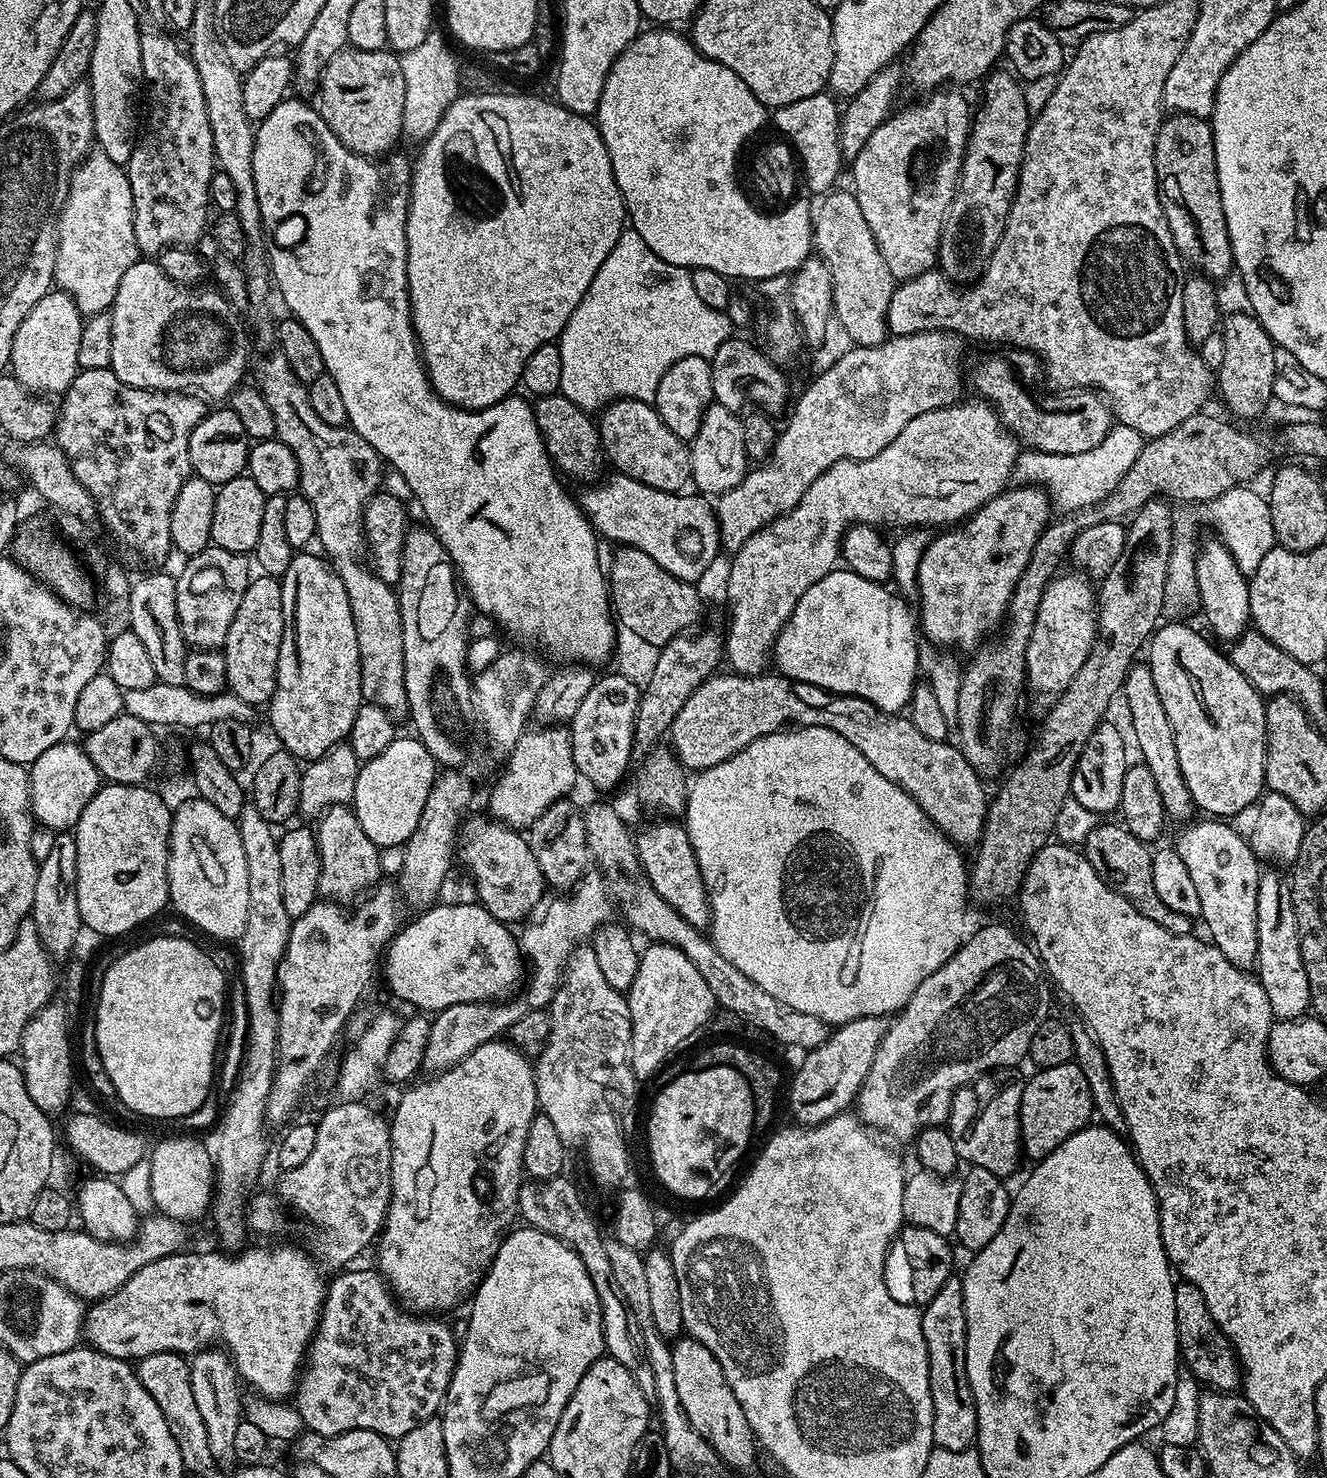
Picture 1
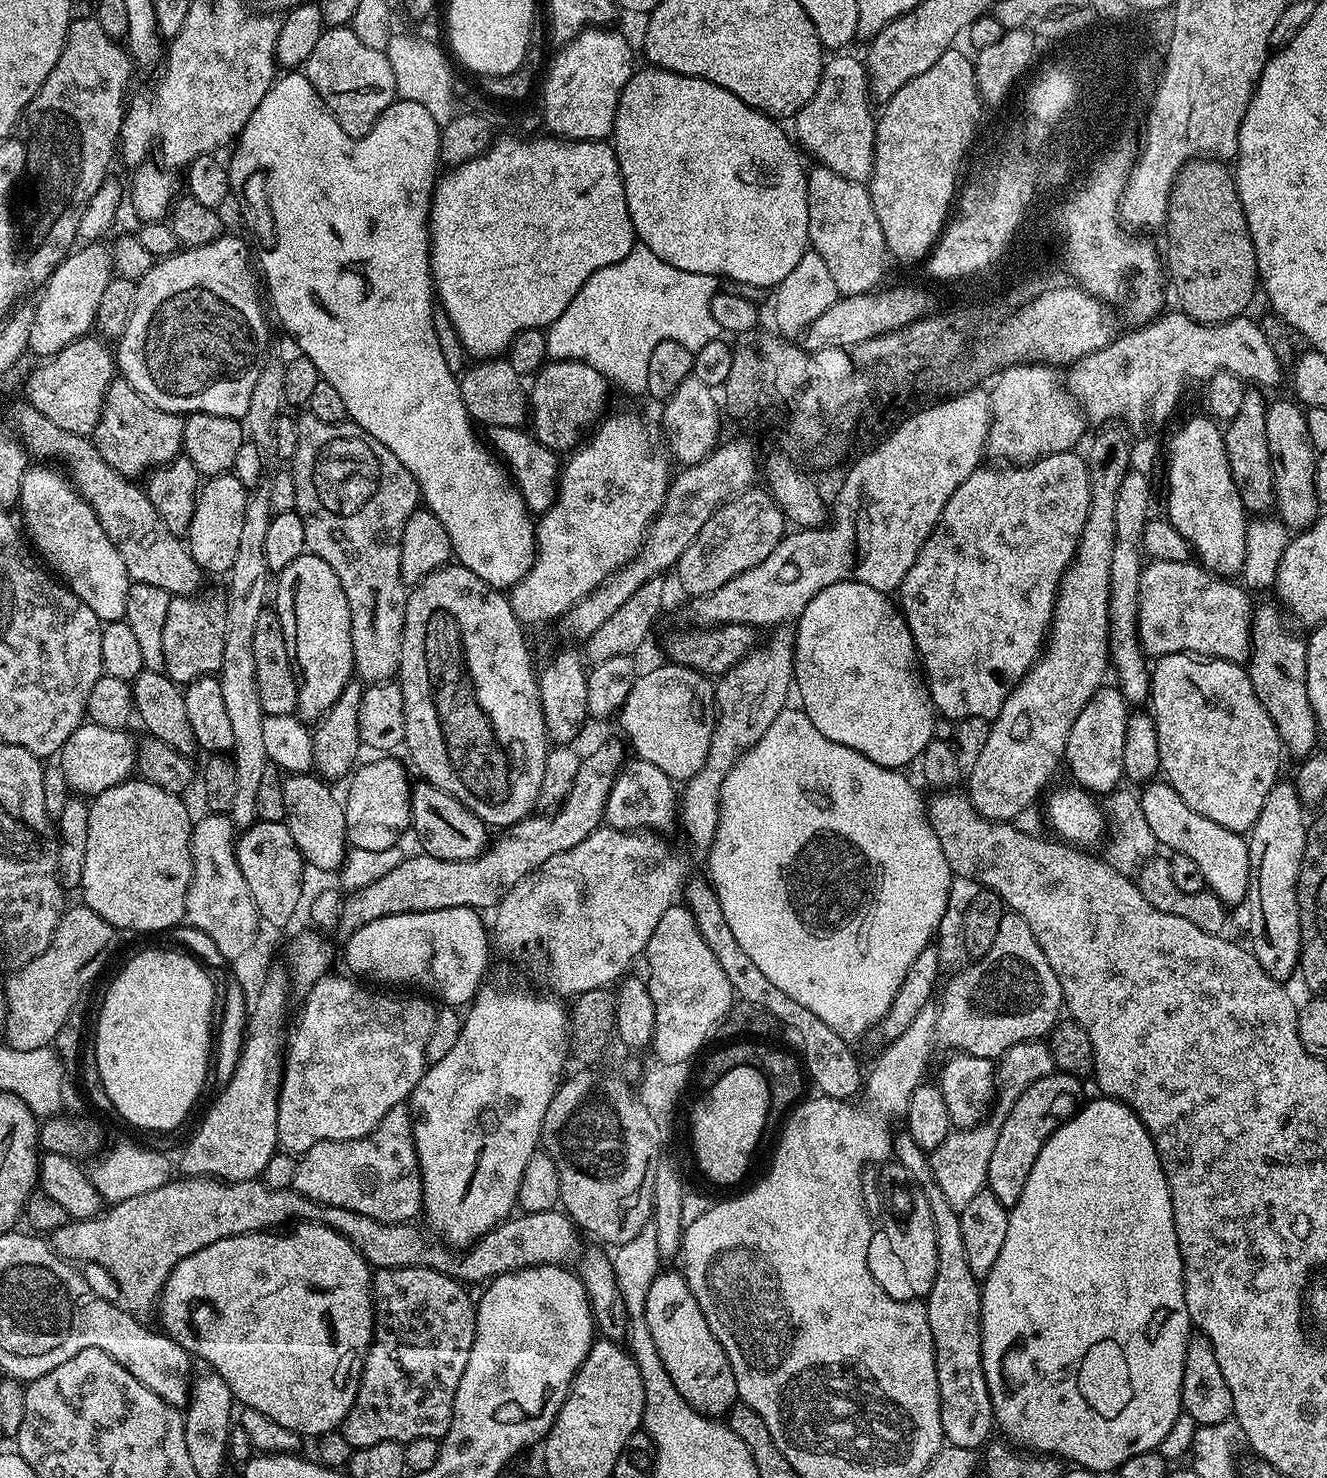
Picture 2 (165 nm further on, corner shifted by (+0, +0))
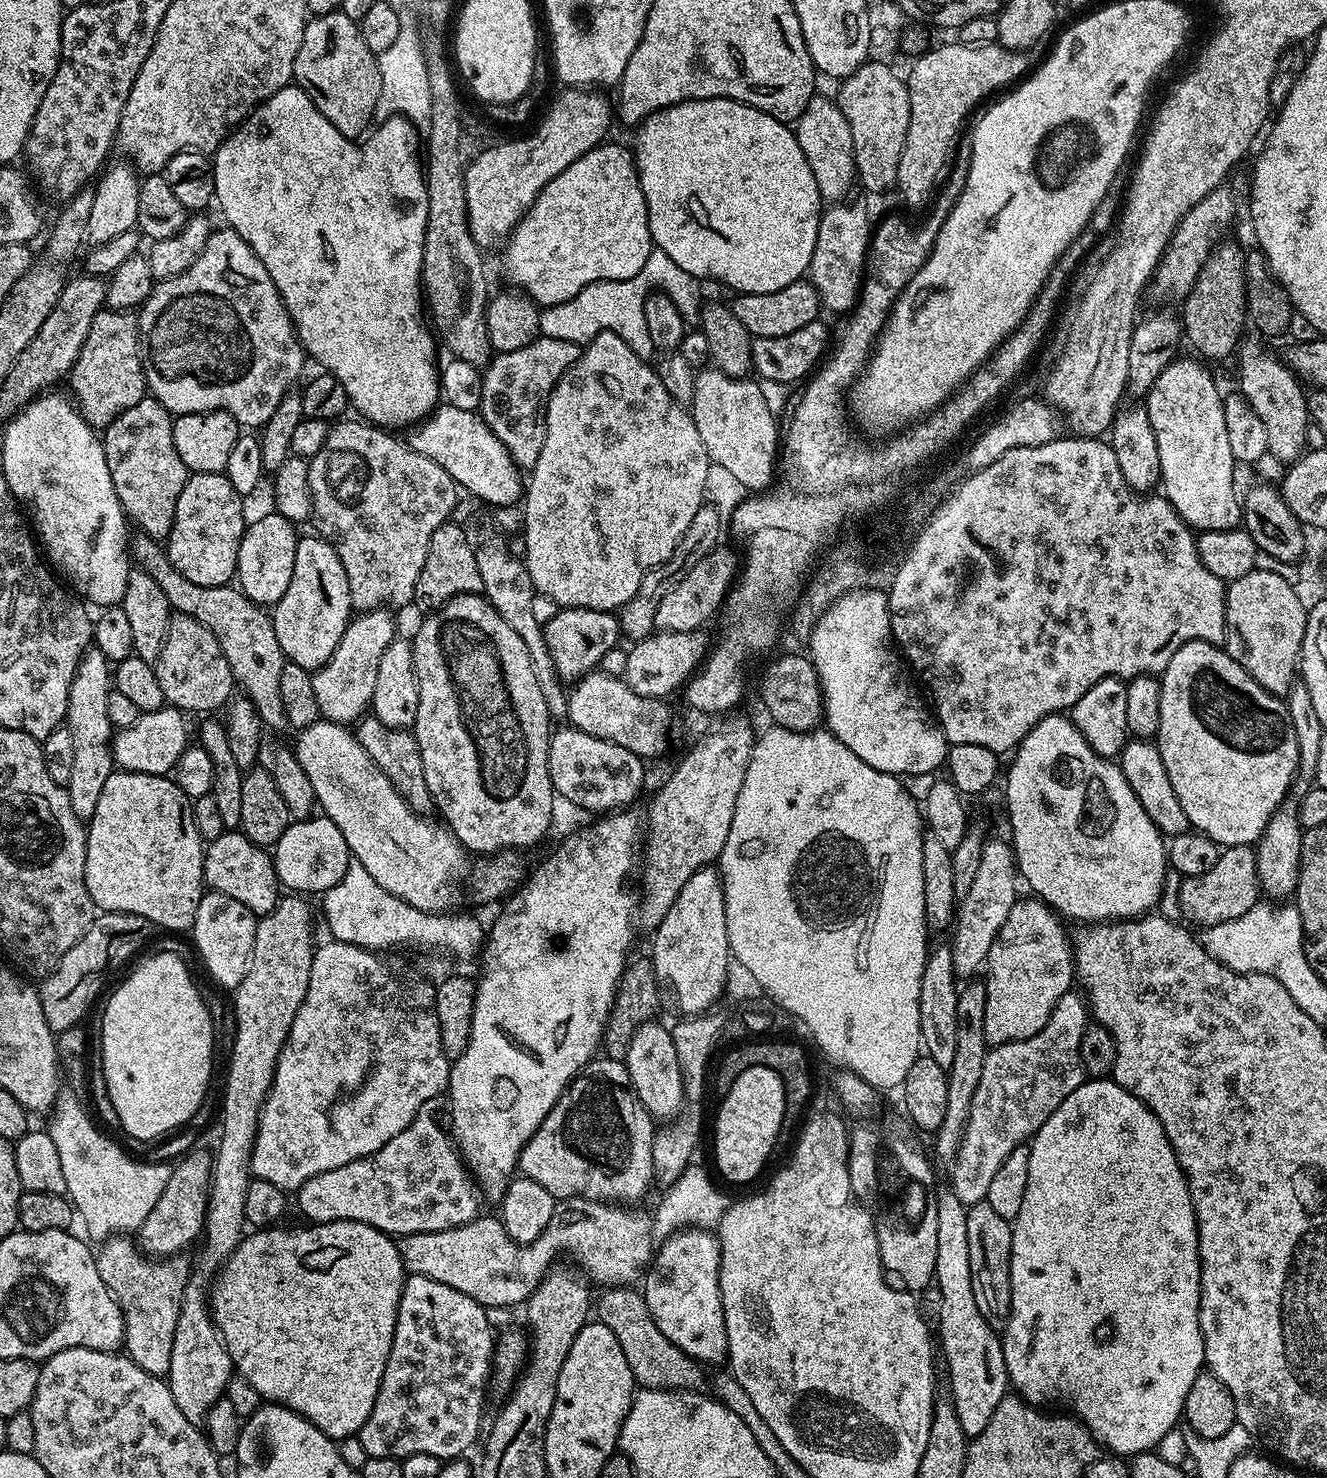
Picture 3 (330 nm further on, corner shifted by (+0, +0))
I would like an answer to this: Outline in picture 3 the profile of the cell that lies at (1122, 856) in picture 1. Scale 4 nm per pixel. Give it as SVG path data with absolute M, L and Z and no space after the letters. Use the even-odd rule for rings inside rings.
M1243 844L1224 848L1218 858L1218 866L1214 866L1214 870L1207 874L1183 877L1180 886L1180 916L1189 925L1197 924L1200 930L1207 930L1219 924L1234 922L1234 918L1242 918L1246 910L1261 903L1261 900L1256 849Z

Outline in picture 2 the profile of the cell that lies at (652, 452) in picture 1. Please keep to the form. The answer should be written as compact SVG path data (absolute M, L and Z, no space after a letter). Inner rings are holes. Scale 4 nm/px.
M552 360L531 377L528 392L528 407L530 409L530 431L542 446L557 454L568 454L581 443L580 428L595 425L605 415L604 407L608 404L608 388L610 382L594 366L586 366L577 360Z

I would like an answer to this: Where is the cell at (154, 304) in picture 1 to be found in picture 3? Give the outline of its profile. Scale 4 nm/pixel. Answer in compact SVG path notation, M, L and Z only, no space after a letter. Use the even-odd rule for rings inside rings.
M224 226L221 229L221 232L220 229L213 231L202 254L198 254L198 258L185 272L169 280L159 281L153 287L147 302L139 309L138 323L140 325L140 351L144 358L144 381L148 384L148 392L173 414L185 416L191 412L228 412L245 429L259 430L270 418L270 414L278 410L278 402L282 402L285 394L295 385L292 383L299 378L300 371L304 368L306 353L300 344L300 339L296 336L296 328L292 325L292 319L282 302L280 292L274 286L270 274L266 274L266 266L262 266L258 254L250 250L248 243L233 228Z

